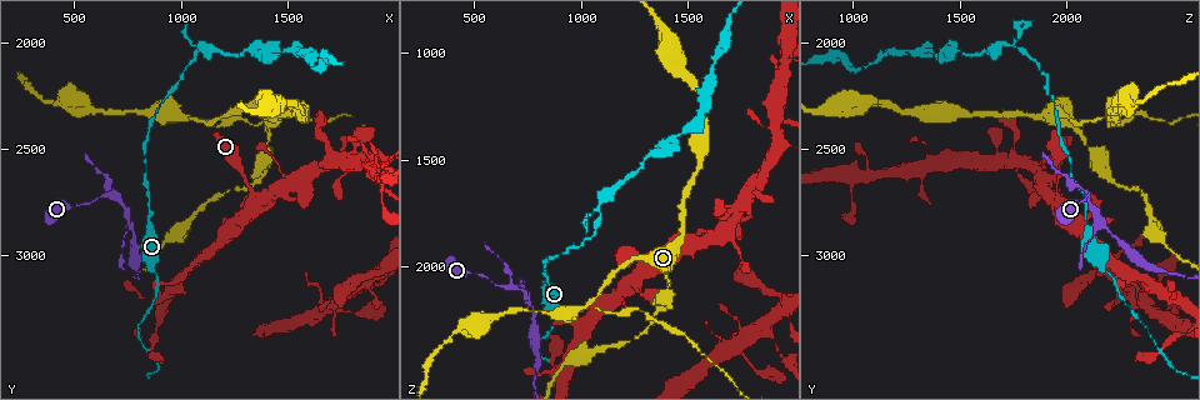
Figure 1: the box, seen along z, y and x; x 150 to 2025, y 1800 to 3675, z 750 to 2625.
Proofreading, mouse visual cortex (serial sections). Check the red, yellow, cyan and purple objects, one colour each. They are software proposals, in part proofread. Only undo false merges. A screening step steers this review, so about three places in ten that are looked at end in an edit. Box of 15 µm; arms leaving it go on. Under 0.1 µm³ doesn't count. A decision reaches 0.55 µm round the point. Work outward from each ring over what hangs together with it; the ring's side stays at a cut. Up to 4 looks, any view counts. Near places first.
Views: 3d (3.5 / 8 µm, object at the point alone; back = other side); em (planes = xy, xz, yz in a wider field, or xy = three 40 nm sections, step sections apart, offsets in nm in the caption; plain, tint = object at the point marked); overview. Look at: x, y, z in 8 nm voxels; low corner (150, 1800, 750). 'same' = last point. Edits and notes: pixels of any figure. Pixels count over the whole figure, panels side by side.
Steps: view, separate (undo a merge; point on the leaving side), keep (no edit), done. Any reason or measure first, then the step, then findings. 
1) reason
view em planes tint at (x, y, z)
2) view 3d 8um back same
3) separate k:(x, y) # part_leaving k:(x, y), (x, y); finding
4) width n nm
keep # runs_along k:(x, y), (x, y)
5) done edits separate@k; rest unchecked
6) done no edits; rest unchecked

a narrow waist
view 3d 3.5um back at (1250, 2680, 2360)

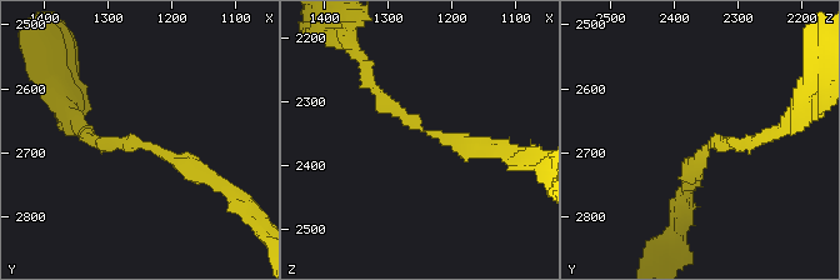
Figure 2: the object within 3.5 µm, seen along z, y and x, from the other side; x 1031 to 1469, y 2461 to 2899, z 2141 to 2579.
arm_widths 150, 250 nm; now the EM
view em planes tint at (1240, 2685, 2345)

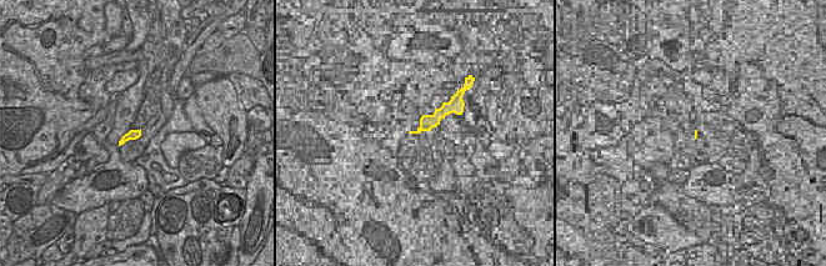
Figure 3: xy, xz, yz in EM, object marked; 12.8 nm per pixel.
width 130 nm
keep # runs_along 2:(365, 78), (419, 129), (495, 150); all the same cell

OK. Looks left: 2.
three arms meet
view 3d 8um at (1040, 2360, 2160)

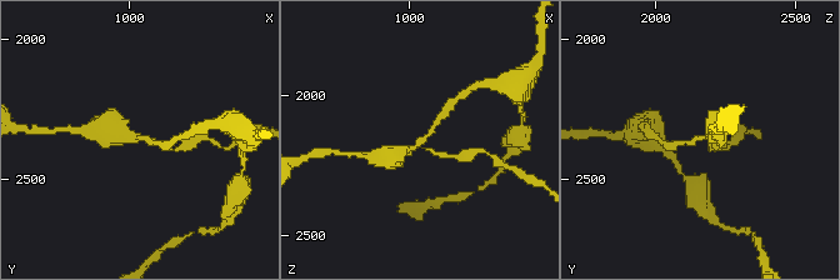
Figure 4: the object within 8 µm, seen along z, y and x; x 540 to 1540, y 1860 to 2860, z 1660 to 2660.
arms 3; arm_widths 150, 200, 400 nm
view em xy step 3 tint at (1040, 2350, 2170)

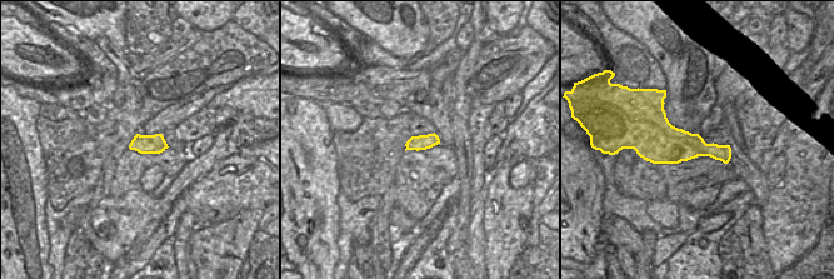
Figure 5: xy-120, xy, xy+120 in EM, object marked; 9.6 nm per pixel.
separate 4:(441, 154) # part_leaving 4:(421, 148), (436, 154), (469, 155); a second cell is stuck on

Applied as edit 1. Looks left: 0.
done edits separate@4; rest unchecked

